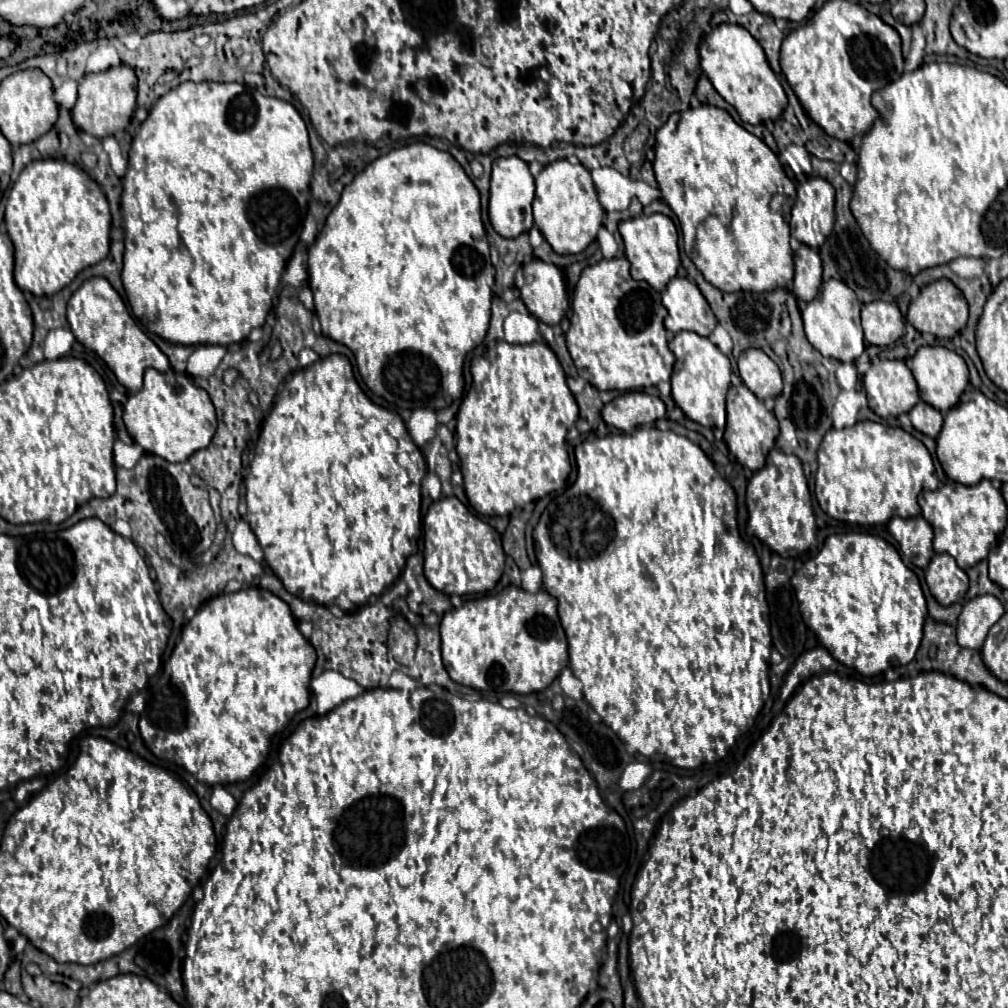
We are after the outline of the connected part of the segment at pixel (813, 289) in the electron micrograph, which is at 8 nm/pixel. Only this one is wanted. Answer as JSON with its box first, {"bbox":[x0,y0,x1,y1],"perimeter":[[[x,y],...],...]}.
{"bbox":[793,245,821,303],"perimeter":[[[801,245],[795,251],[795,281],[793,281],[793,293],[809,303],[817,297],[819,285],[821,285],[821,259],[819,253],[807,245]]]}

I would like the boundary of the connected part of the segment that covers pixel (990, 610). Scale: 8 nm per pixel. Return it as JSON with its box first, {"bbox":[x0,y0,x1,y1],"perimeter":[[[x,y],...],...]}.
{"bbox":[957,595,1005,649],"perimeter":[[[983,595],[967,601],[957,621],[957,643],[967,649],[981,649],[989,629],[1001,619],[1005,607],[993,595]]]}

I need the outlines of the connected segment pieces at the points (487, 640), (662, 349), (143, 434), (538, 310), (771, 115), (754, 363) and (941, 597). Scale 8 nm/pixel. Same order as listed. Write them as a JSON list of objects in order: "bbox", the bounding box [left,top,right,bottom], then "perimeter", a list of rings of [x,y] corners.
[{"bbox":[441,585,567,693],"perimeter":[[[509,585],[497,595],[485,595],[473,601],[467,601],[461,609],[451,609],[441,619],[441,657],[443,667],[453,681],[495,693],[535,693],[553,683],[553,679],[567,667],[567,637],[557,615],[557,601],[547,591],[529,593],[521,587]]]},{"bbox":[566,259,675,391],"perimeter":[[[603,259],[581,271],[571,299],[570,327],[566,332],[569,353],[577,367],[577,373],[599,391],[639,391],[653,387],[661,381],[669,381],[675,355],[667,347],[667,331],[663,317],[667,311],[661,305],[661,293],[657,293],[645,281],[635,281],[629,273],[627,259]]]},{"bbox":[123,369,217,463],"perimeter":[[[147,369],[143,389],[129,395],[123,407],[123,423],[135,443],[147,453],[159,455],[171,463],[185,461],[195,451],[205,449],[217,429],[213,403],[207,391],[193,383],[191,375],[177,371],[159,373],[155,369]]]},{"bbox":[519,259,570,325],"perimeter":[[[533,259],[525,265],[519,291],[529,313],[547,325],[557,325],[570,308],[563,273],[553,263]]]},{"bbox":[699,25,787,125],"perimeter":[[[719,25],[715,27],[699,47],[701,67],[717,93],[731,103],[745,123],[757,125],[763,121],[775,121],[787,107],[785,91],[767,65],[767,57],[761,45],[741,25]]]},{"bbox":[737,349,783,401],"perimeter":[[[745,349],[737,363],[743,383],[761,401],[767,397],[777,397],[781,393],[783,389],[781,371],[761,349]]]},{"bbox":[925,553,969,607],"perimeter":[[[947,553],[935,555],[925,569],[925,581],[929,585],[931,595],[943,605],[949,607],[953,603],[961,603],[967,589],[969,579],[963,569],[955,563],[955,559]]]}]

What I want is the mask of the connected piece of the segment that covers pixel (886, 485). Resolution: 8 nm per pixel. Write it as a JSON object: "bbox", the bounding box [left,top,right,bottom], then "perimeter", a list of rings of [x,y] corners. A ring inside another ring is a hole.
{"bbox":[815,421,935,525],"perimeter":[[[859,421],[847,429],[829,429],[817,452],[818,469],[815,473],[815,497],[819,507],[833,519],[855,523],[855,525],[877,525],[887,523],[891,517],[917,517],[921,507],[917,503],[923,491],[925,479],[935,473],[933,459],[927,447],[903,431],[901,427],[885,427],[875,421]]]}

